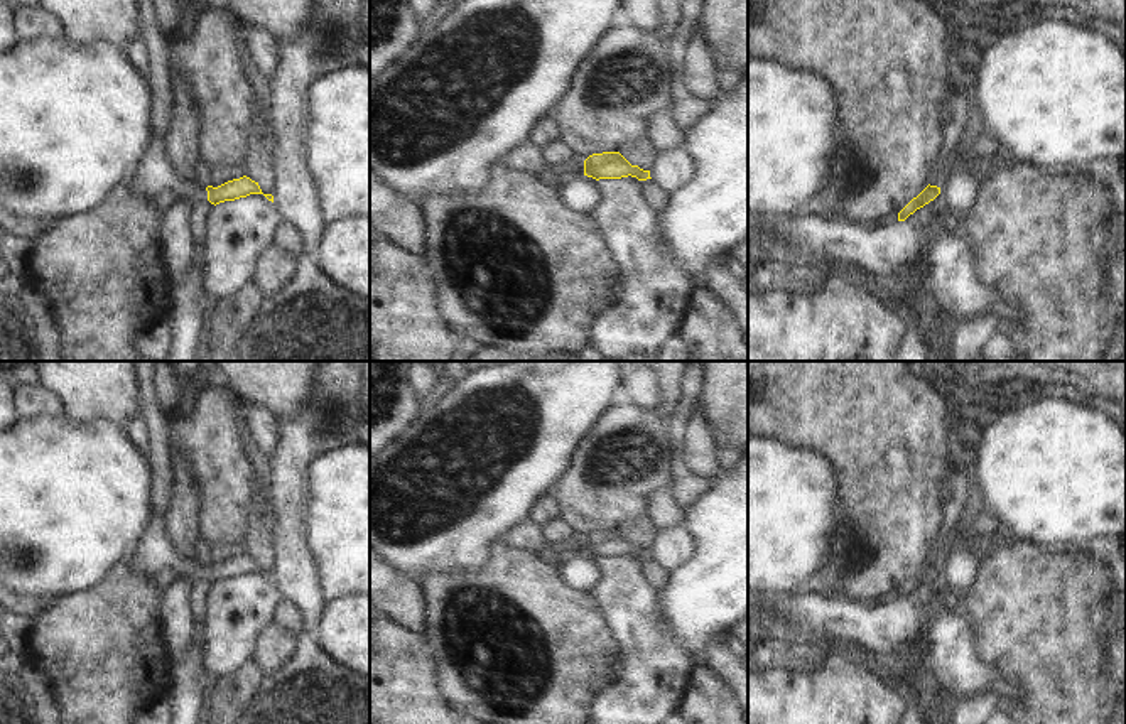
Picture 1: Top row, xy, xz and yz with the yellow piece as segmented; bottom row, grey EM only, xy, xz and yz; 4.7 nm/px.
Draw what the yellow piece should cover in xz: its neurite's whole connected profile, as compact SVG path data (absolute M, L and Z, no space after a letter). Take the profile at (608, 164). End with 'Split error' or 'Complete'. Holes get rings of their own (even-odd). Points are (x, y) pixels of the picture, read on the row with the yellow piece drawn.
M525 142L522 147L515 149L505 159L505 165L535 176L540 176L545 169L552 169L557 176L564 172L582 172L596 181L621 179L628 176L636 177L638 181L652 179L650 170L631 165L620 152L593 154L581 164L564 162L560 165L552 165L547 160L545 150L535 142Z. Split error.

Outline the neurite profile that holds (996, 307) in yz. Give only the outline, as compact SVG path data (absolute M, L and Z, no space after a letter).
M991 300L989 304L986 304L983 309L979 309L977 314L962 314L962 316L955 316L955 314L947 314L947 312L942 312L942 316L945 317L945 324L949 327L955 327L957 324L966 324L966 322L971 322L974 321L976 317L984 317L984 316L989 316L989 317L998 317L998 319L1011 319L1016 312L1008 305L1004 304L1003 300Z

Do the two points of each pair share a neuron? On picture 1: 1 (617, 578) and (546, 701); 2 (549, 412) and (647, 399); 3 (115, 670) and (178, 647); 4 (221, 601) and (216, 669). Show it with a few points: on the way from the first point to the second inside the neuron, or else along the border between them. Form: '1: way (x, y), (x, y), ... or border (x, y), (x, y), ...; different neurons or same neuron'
1: border (591, 591), (618, 642); different neurons
2: border (630, 378), (625, 399); different neurons
3: border (161, 611), (164, 643), (174, 662); different neurons
4: way (221, 618), (221, 652); same neuron

